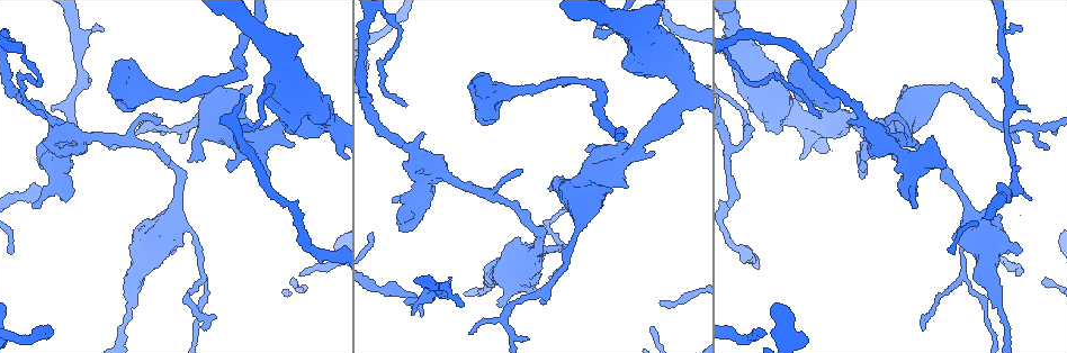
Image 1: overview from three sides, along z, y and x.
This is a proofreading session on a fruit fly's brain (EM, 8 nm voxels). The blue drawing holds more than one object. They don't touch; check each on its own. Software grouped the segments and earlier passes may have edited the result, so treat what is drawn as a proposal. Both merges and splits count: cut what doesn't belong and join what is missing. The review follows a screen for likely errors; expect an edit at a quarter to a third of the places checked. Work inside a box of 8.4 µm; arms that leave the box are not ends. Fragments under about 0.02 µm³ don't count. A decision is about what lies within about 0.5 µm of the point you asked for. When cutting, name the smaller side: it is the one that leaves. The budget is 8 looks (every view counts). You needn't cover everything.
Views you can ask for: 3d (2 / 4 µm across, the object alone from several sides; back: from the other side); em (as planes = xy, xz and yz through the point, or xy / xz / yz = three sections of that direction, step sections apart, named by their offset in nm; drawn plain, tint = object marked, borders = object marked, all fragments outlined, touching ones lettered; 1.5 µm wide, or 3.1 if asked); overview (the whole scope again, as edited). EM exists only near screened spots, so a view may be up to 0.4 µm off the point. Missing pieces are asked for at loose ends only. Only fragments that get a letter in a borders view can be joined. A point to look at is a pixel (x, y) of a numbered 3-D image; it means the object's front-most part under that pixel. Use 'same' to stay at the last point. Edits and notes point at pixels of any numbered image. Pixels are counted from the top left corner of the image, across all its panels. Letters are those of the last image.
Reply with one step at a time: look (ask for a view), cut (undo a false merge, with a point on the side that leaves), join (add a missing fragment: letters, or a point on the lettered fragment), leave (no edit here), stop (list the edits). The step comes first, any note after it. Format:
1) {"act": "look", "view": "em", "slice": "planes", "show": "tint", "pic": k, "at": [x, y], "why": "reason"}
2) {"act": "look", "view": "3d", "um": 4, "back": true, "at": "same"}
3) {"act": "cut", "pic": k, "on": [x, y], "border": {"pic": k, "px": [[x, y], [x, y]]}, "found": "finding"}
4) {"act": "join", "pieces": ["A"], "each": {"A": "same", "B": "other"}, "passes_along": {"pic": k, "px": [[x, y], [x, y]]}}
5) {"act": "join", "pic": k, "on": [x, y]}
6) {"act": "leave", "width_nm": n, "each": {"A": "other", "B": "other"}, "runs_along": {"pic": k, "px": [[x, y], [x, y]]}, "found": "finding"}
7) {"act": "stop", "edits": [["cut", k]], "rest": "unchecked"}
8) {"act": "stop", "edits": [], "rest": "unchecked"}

{"act": "look", "view": "3d", "um": 4, "pic": 1, "at": [849, 116], "why": "thick turns thin"}

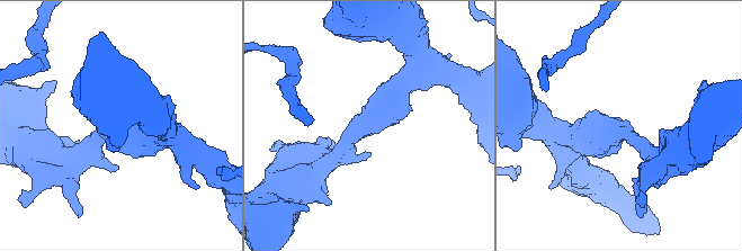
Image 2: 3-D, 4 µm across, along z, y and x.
{"act": "look", "view": "em", "slice": "yz", "step": 4, "show": "tint", "pic": 2, "at": [622, 134], "arm_widths_nm": [260, 440], "why": "need the tissue"}

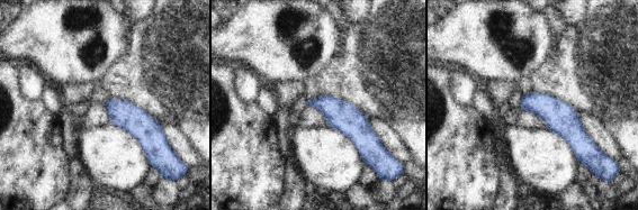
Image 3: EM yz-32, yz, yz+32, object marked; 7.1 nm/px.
{"act": "look", "view": "em", "slice": "planes", "show": "borders", "at": "same"}

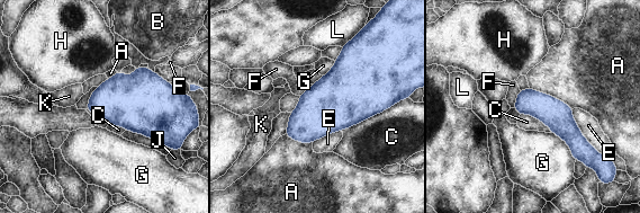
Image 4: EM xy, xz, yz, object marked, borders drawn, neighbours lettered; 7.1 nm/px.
{"act": "leave", "each": {"A": "other", "B": "other", "C": "other", "E": "other", "F": "other", "G": "other", "H": "other", "J": "other", "K": "other", "L": "other"}, "border": {"pic": 4, "px": [[408, 97], [341, 130]]}, "found": "continuous, no second neuron"}

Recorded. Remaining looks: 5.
{"act": "look", "view": "em", "slice": "planes", "show": "borders", "pic": 1, "at": [921, 318], "why": "branch stops here"}

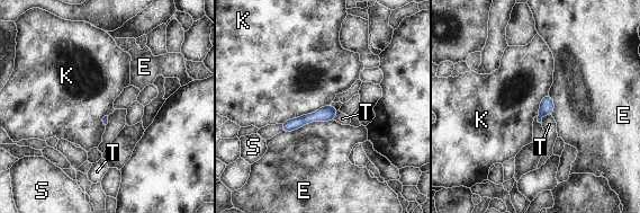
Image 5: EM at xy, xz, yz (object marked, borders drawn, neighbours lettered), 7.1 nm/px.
{"act": "leave", "each": {"E": "other", "K": "other", "S": "other", "T": "other"}, "runs_along": {"pic": 5, "px": [[333, 111], [308, 117], [285, 129]]}, "found": "no lettered fragment goes on from it"}

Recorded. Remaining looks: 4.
{"act": "look", "view": "3d", "um": 2, "back": true, "pic": 1, "at": [32, 206], "why": "branch stops here"}

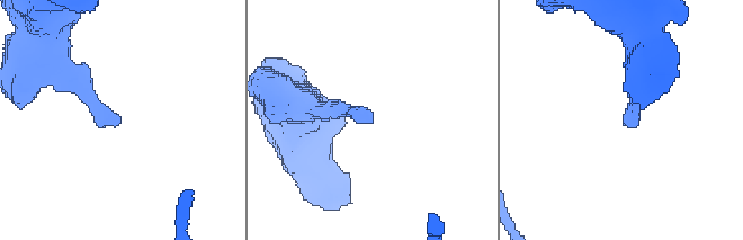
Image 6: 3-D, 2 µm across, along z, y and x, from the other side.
{"act": "look", "view": "em", "slice": "planes", "show": "borders", "pic": 6, "at": [371, 120], "why": "shape alone is not enough"}

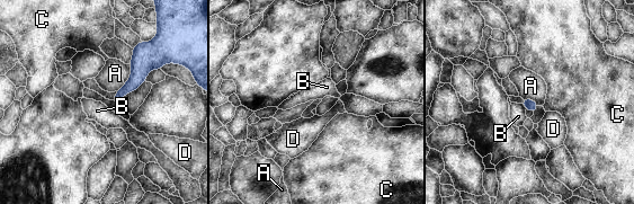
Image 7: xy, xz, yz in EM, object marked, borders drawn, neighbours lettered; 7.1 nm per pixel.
{"act": "leave", "each": {"A": "other", "B": "other", "C": "other", "D": "other"}, "border": {"pic": 7, "px": [[131, 64], [130, 78], [116, 91]]}, "found": "no lettered fragment goes on from it"}

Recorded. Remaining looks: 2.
{"act": "stop", "edits": [], "rest": "unchecked"}

